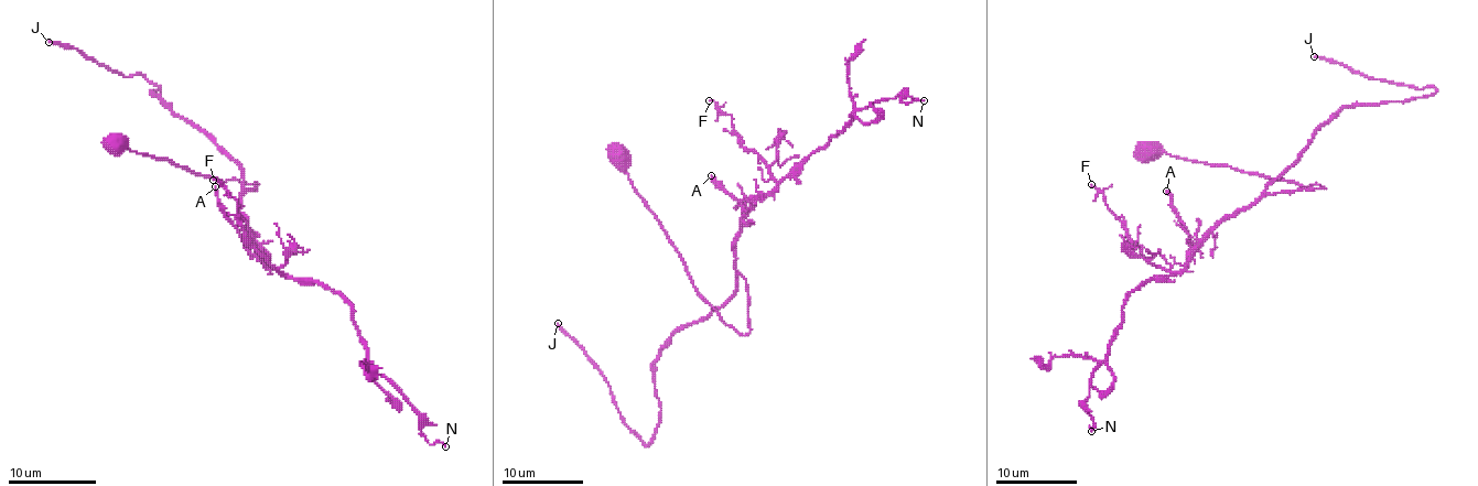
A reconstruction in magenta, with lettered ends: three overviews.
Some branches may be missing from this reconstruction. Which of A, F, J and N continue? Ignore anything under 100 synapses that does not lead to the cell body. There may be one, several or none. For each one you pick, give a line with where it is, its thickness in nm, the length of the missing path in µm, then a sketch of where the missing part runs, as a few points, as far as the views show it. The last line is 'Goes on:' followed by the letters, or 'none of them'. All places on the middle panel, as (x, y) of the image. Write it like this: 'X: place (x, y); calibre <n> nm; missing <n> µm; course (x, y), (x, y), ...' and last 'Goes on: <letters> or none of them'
J: place (558, 323); calibre 170 nm; missing 40 µm
Goes on: J

